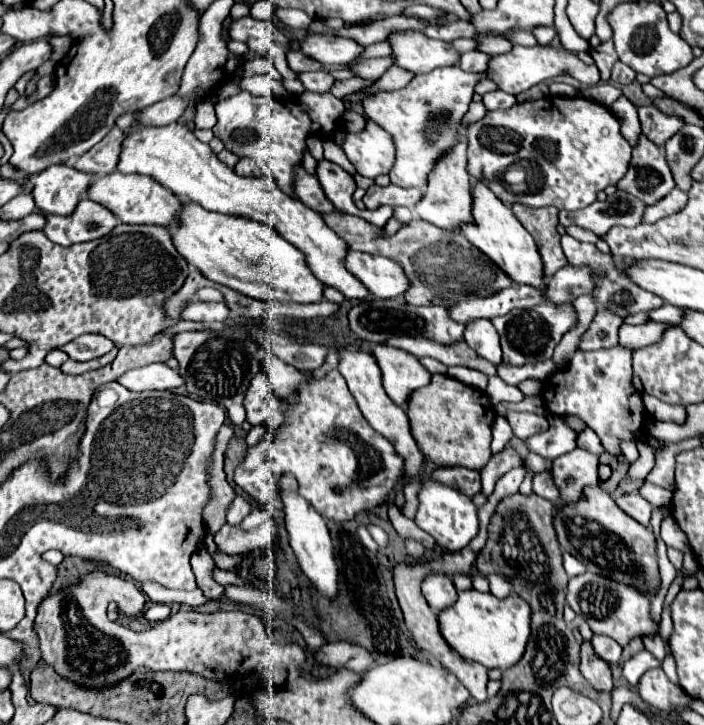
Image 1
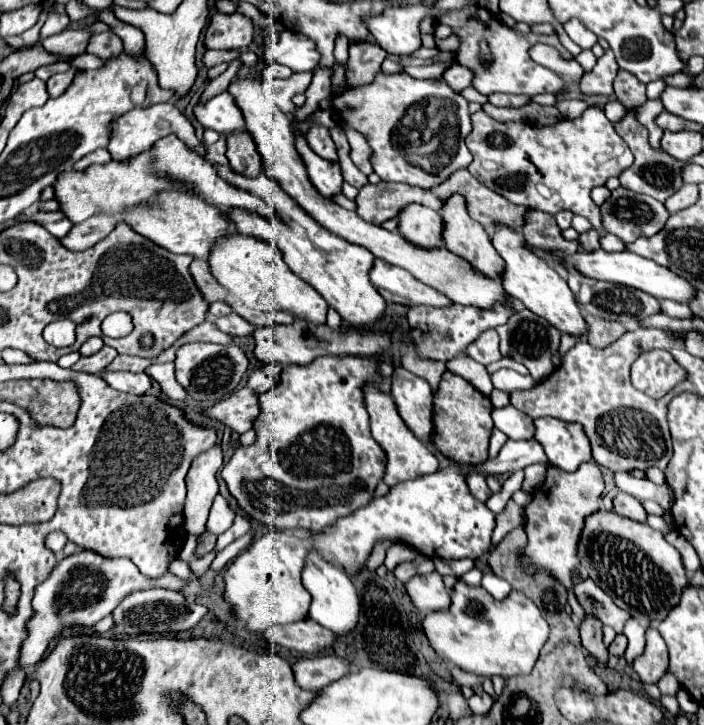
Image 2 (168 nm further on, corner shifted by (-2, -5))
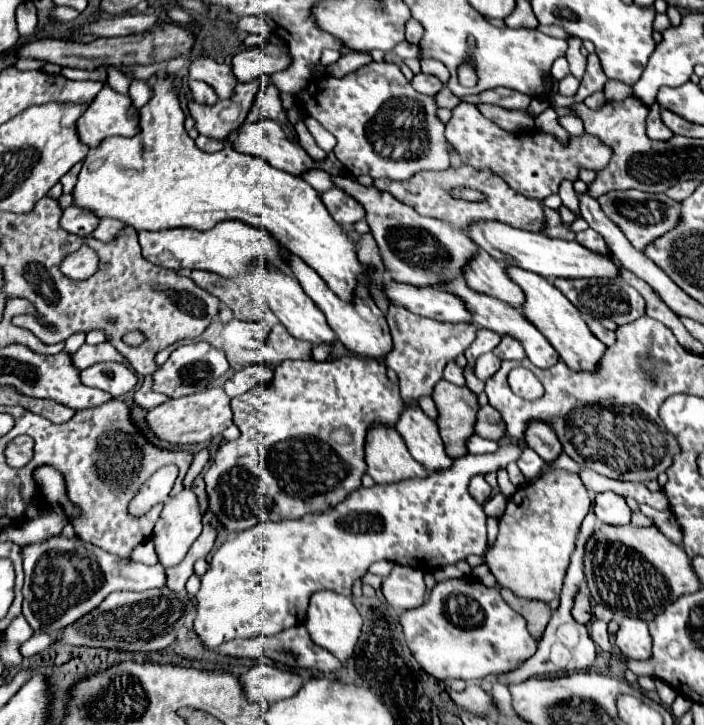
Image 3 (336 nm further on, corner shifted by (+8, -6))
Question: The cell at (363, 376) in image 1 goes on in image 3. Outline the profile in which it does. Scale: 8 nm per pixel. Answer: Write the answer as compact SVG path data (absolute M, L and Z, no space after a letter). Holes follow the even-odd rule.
M373 426L365 442L367 474L377 484L393 484L409 478L427 478L427 470L409 454L395 428Z

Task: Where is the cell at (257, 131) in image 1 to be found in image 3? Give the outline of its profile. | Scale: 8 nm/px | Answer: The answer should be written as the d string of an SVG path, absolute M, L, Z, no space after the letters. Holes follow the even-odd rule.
M191 78L187 80L187 84L189 84L189 90L193 92L195 102L199 102L199 104L215 104L217 102L217 94L209 84L199 82L199 80L191 80Z

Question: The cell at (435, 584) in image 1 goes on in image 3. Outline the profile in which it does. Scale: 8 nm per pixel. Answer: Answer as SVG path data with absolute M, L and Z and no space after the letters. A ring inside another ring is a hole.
M393 566L391 574L383 578L381 592L387 604L399 614L411 608L419 608L425 602L427 588L423 582L423 572L411 566Z

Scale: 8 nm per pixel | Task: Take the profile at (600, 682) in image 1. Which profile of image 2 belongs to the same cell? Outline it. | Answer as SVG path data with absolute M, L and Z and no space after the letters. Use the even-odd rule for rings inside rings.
M587 617L579 629L581 629L583 647L591 653L591 657L595 657L595 661L599 661L597 667L607 667L609 651L601 641L601 623L595 617Z

